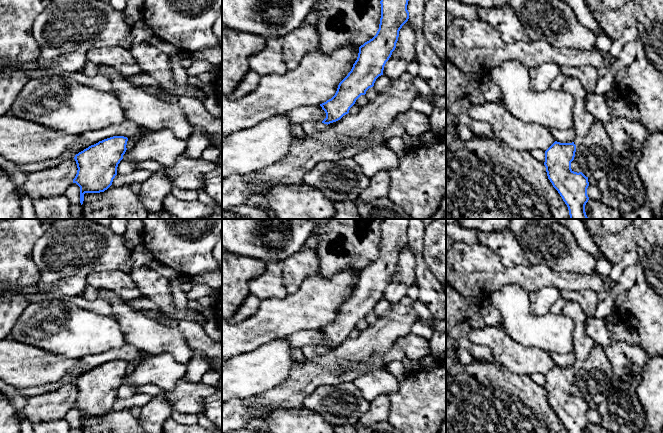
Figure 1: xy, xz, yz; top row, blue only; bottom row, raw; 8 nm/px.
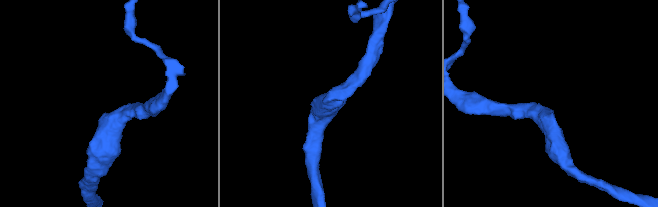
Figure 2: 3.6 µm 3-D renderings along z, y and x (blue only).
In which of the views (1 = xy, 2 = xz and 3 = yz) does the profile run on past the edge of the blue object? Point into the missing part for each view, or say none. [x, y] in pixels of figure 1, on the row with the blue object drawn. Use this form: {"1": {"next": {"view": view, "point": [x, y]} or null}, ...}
{"1": {"next": null}, "2": {"next": {"view": "xz", "point": [309, 127]}}, "3": {"next": {"view": "yz", "point": [583, 119]}}}

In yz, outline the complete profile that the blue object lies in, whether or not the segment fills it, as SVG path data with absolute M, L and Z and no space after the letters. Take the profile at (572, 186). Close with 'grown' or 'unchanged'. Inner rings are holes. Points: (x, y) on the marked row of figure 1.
M567 77L562 90L571 94L575 100L573 127L576 136L572 143L555 141L545 151L544 165L548 179L568 207L570 219L588 219L585 212L585 205L589 200L588 177L582 172L574 172L571 162L574 160L576 147L583 141L596 119L586 109L585 99L588 92L577 78Z | grown

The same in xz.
M409 0L380 1L381 18L376 35L359 47L357 60L348 75L339 83L335 95L320 104L326 113L326 118L322 122L304 122L301 124L306 134L313 134L325 130L330 123L336 122L344 115L348 114L356 100L361 95L365 95L366 91L374 86L376 79L383 75L384 66L396 48L399 31L409 19L409 12L407 10L408 1Z | grown

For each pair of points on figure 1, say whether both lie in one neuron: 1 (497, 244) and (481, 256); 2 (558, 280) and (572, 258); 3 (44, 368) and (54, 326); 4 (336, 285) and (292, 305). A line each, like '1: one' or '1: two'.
1: two
2: two
3: two
4: one

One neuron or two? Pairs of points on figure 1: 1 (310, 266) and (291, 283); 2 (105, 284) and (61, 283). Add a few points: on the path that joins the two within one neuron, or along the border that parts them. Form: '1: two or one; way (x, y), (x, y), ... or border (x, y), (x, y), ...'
1: one; way (305, 269), (296, 278)
2: two; border (108, 271), (91, 272), (87, 277), (87, 284)

